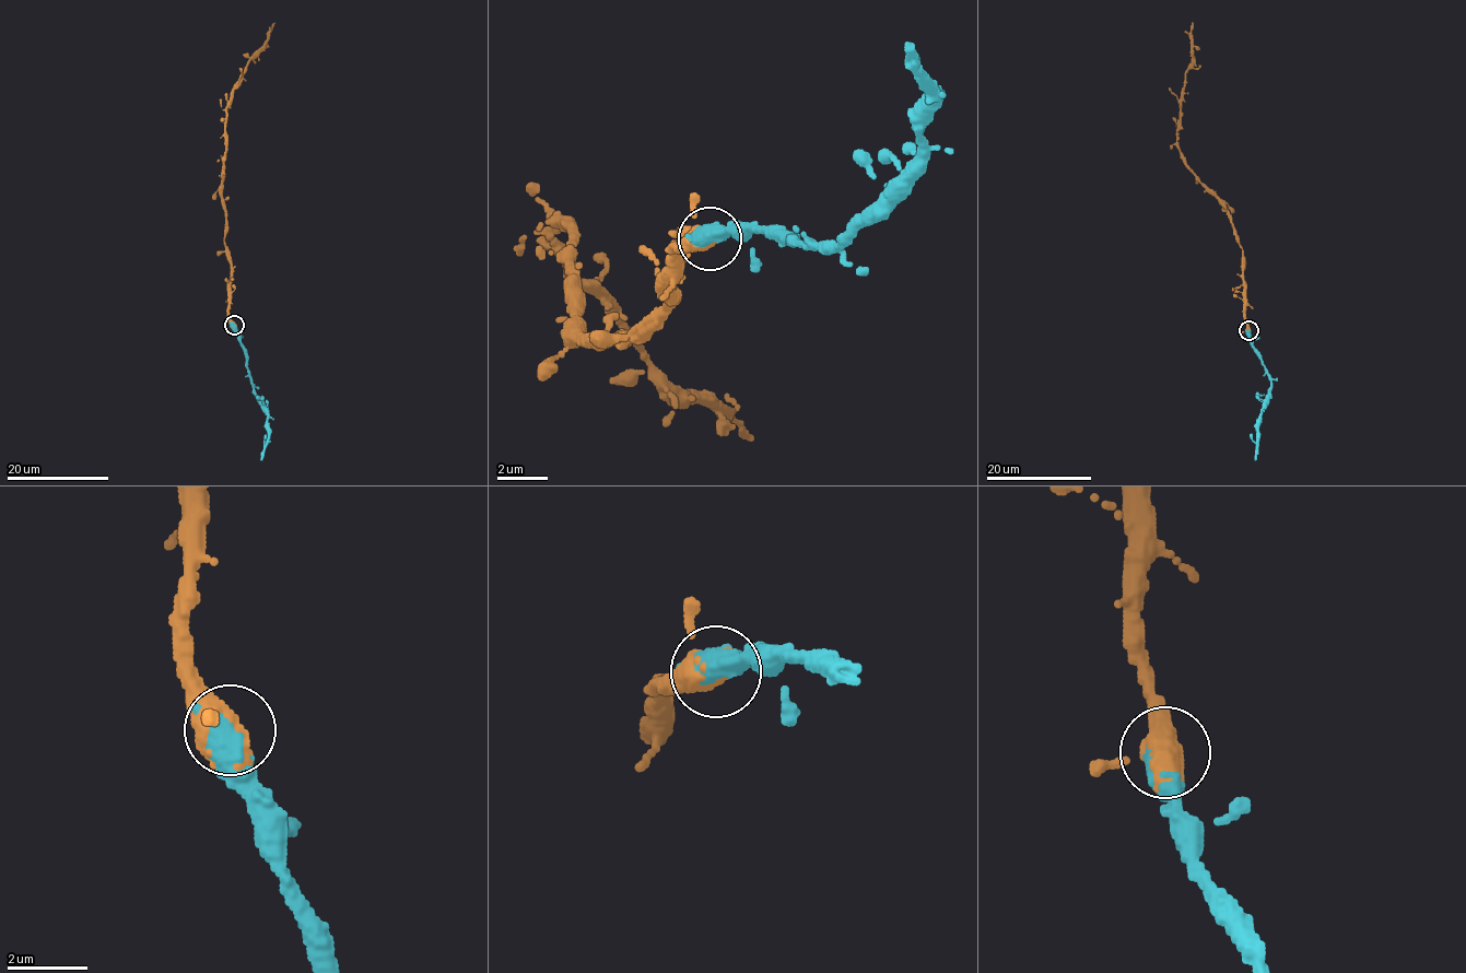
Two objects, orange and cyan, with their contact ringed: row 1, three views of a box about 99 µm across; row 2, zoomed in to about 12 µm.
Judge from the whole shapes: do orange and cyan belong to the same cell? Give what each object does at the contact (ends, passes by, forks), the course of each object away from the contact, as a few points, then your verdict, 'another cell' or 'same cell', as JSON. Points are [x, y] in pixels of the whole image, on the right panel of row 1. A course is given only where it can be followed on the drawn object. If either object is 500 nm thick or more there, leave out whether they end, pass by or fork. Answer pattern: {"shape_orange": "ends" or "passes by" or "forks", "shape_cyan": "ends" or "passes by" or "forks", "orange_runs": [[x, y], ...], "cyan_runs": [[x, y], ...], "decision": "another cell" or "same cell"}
{"orange_runs": [[1248, 330], [1242, 249], [1229, 211], [1188, 166], [1176, 142], [1185, 72], [1191, 61], [1193, 22]], "cyan_runs": [[1248, 330], [1251, 344], [1270, 381], [1255, 460]], "decision": "same cell"}

